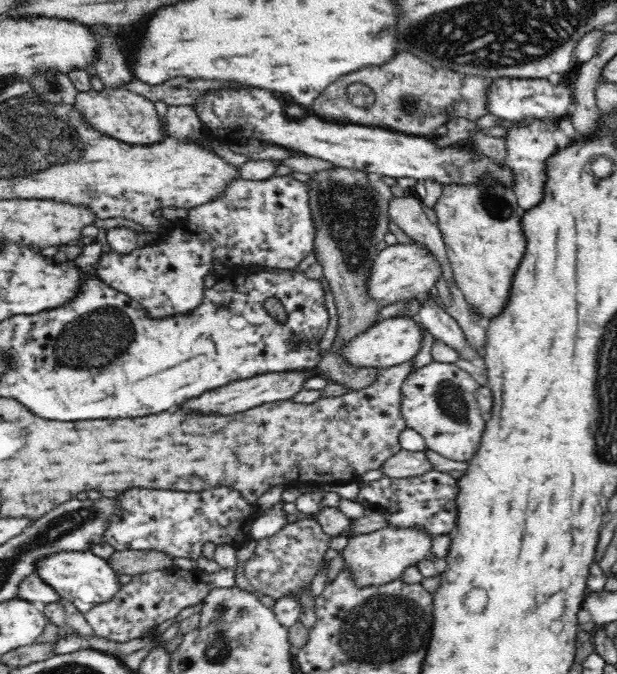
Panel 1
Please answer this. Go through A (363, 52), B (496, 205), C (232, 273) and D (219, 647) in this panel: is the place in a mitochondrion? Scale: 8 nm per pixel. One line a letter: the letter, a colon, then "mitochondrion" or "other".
A: other
B: mitochondrion
C: other
D: mitochondrion

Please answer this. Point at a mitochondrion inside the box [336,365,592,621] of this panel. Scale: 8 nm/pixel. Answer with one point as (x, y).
(451, 400)

